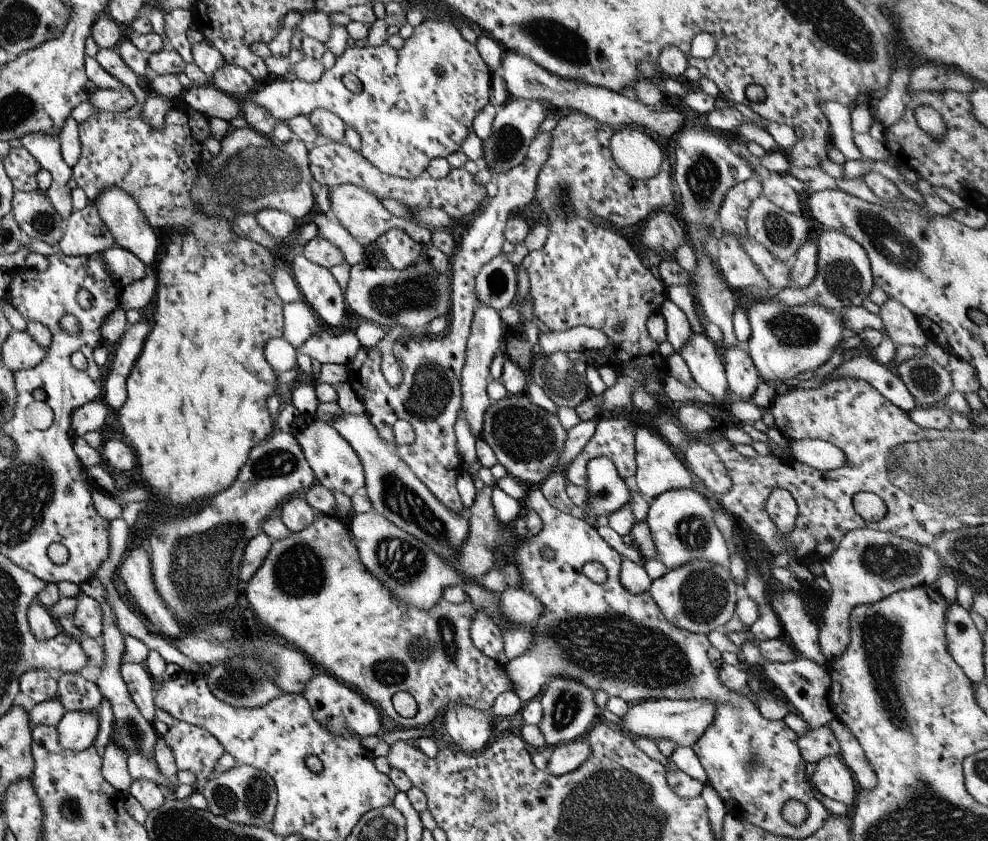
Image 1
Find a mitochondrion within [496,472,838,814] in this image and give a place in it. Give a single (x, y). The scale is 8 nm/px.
(614, 645)

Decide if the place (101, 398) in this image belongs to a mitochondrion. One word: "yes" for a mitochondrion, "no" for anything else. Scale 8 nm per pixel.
no

